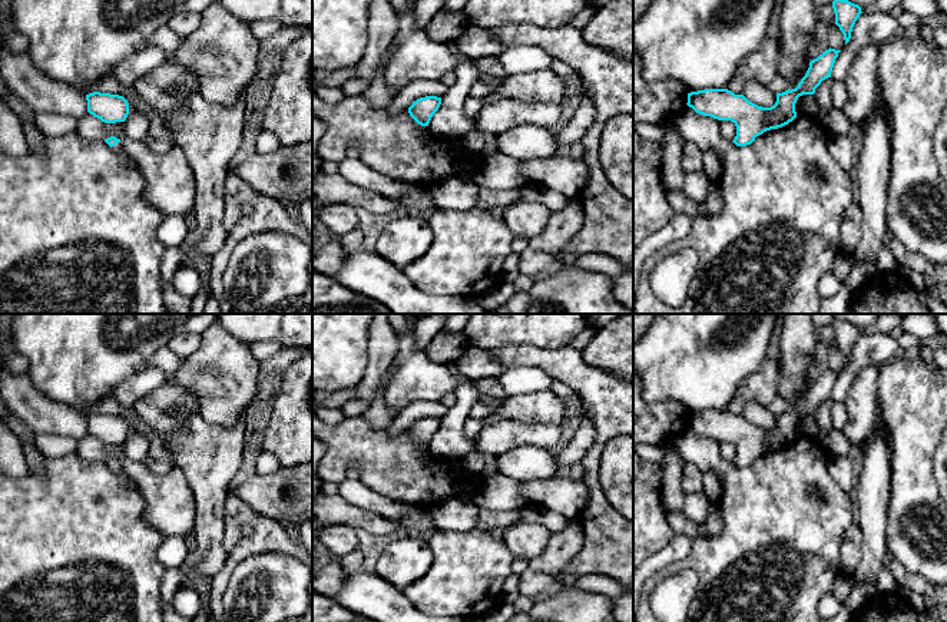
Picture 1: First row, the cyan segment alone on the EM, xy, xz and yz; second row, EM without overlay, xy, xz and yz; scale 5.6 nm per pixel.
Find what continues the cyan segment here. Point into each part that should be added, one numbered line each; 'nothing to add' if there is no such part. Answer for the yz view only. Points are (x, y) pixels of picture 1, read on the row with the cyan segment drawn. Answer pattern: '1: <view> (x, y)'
nothing to add

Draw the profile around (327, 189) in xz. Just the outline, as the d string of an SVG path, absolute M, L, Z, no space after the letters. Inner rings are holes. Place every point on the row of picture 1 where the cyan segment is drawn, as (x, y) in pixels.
M319 172L312 178L312 196L322 205L348 204L354 208L361 206L372 215L384 215L401 206L400 201L351 183L338 173Z

